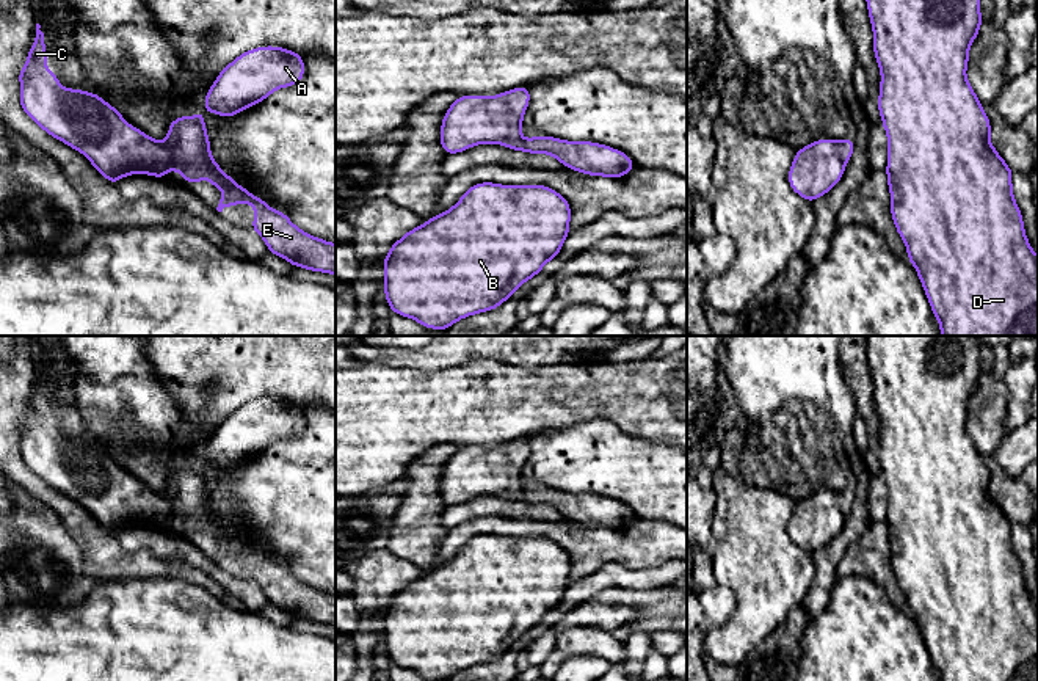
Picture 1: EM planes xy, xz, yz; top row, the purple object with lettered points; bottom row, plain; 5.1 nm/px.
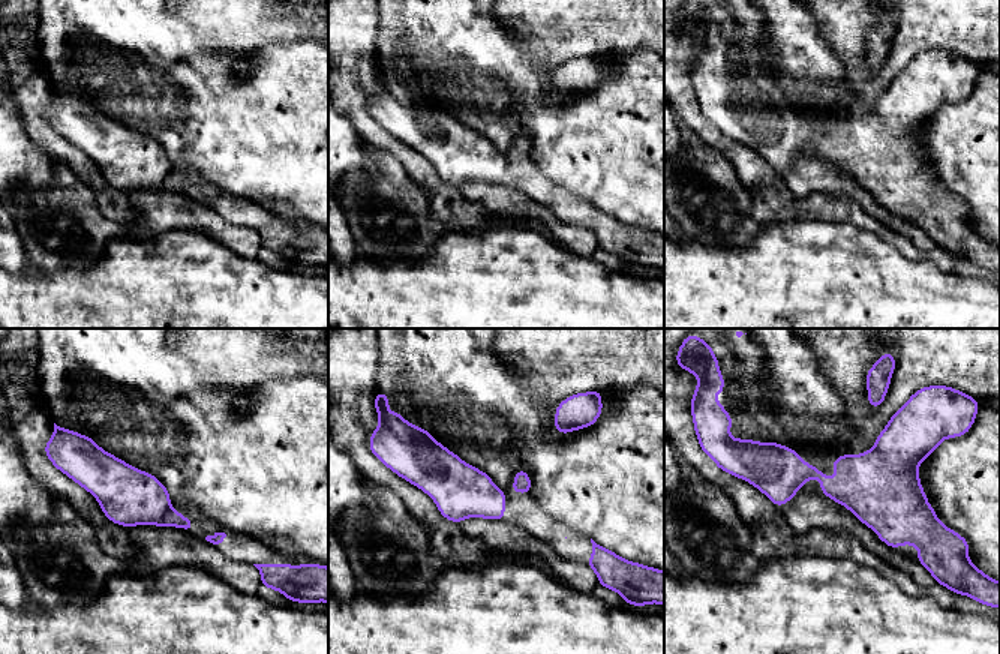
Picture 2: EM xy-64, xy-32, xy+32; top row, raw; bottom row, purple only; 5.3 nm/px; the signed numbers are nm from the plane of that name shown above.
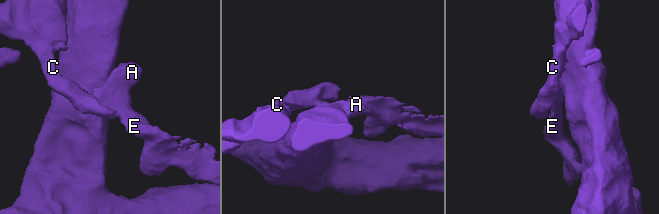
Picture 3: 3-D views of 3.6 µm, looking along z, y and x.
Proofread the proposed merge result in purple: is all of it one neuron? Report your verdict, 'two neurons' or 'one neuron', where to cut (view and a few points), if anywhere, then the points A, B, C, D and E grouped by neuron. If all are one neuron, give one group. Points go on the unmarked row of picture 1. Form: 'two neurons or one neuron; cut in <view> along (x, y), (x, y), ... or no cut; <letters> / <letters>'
one neuron; no cut; A B C D E

